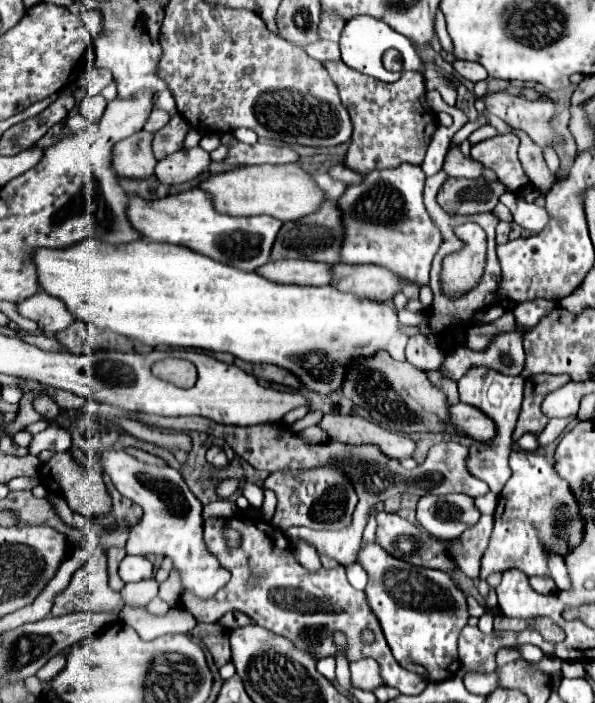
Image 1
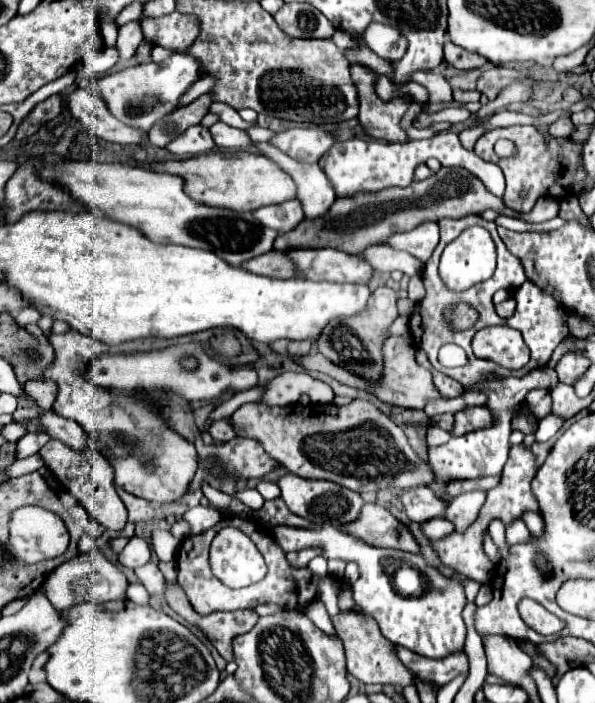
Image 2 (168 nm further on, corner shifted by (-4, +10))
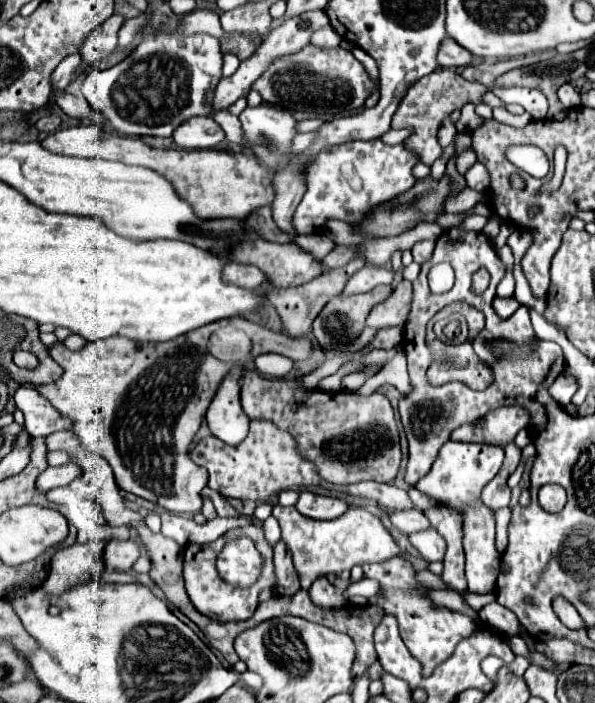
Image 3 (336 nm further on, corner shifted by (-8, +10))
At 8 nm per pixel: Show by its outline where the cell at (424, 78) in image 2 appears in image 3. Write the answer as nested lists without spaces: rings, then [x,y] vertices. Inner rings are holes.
[[[448,116],[448,118],[442,120],[442,124],[440,124],[440,128],[438,128],[438,140],[440,140],[442,146],[448,146],[448,144],[454,140],[454,136],[456,136],[456,128],[454,128],[452,118]]]

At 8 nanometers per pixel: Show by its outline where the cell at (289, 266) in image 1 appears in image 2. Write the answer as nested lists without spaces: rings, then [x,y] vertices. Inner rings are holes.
[[[276,250],[242,262],[242,270],[258,276],[270,276],[270,278],[292,278],[294,274],[290,258]]]

